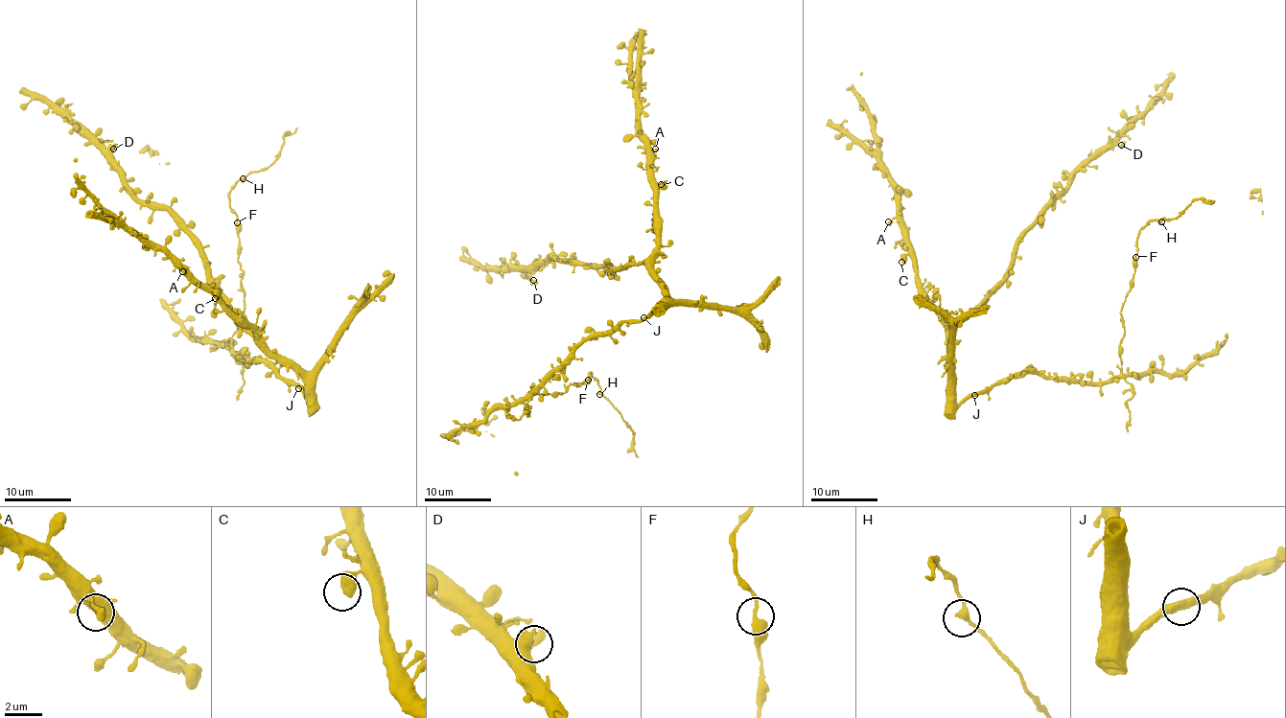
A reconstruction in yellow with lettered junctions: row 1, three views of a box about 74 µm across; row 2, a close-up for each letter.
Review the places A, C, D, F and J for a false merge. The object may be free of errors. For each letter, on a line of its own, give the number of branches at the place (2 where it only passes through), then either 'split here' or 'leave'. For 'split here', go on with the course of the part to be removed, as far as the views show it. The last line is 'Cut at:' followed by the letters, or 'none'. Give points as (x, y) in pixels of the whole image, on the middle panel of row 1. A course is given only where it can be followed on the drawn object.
A: 1 | leave
C: 2 | leave
D: 1 | leave
F: 2 | leave
J: 2 | leave
Cut at: none

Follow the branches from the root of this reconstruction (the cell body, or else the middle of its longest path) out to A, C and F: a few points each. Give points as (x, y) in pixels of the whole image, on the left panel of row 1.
A: (300, 384), (306, 399), (305, 374), (265, 346), (249, 324), (228, 309), (215, 290), (180, 266), (182, 271)
C: (300, 384), (306, 399), (305, 374), (265, 346), (265, 341), (249, 324), (228, 309), (213, 289), (215, 298)
F: (300, 384), (277, 378), (266, 362), (235, 356), (232, 335), (243, 322), (245, 299), (238, 221)

